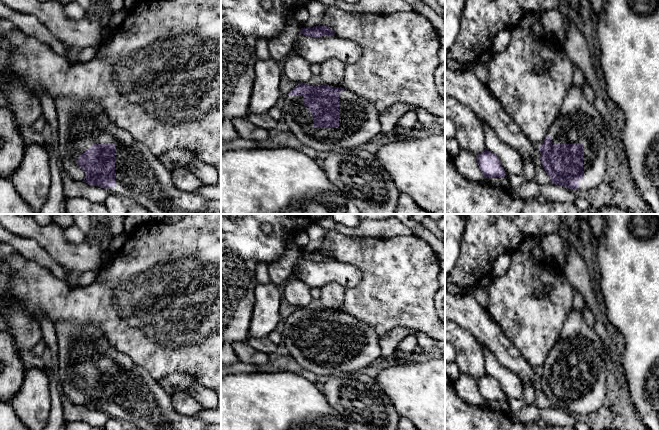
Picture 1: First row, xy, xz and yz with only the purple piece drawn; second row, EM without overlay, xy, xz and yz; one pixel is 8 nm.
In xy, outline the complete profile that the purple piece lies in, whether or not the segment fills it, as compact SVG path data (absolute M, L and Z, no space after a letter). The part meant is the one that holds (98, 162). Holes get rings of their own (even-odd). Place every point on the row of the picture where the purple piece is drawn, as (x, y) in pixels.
M60 97L55 100L56 112L58 116L58 133L57 133L57 156L61 167L64 172L67 173L72 179L76 181L86 182L92 186L99 186L104 188L108 193L115 194L121 198L127 198L131 203L137 203L146 208L151 214L221 214L221 199L210 200L205 197L194 193L186 192L178 189L171 178L171 171L168 170L145 145L136 142L131 134L122 128L113 124L104 114L104 110L100 104L91 99L72 99L66 97Z

